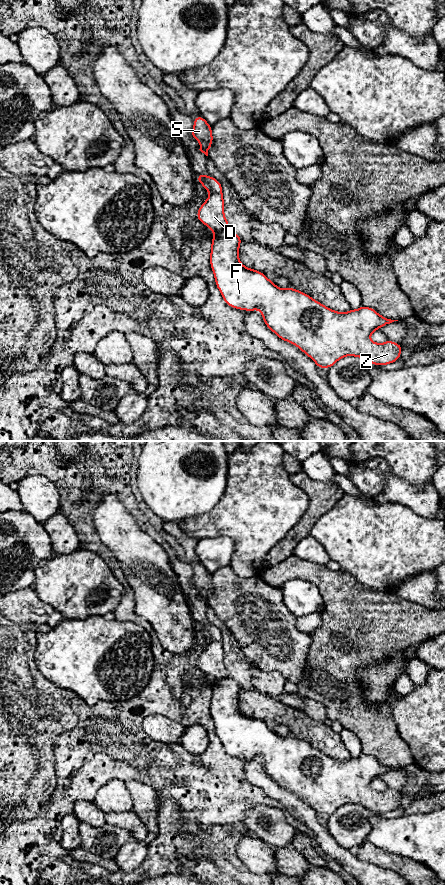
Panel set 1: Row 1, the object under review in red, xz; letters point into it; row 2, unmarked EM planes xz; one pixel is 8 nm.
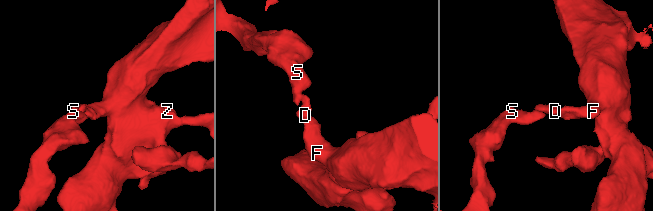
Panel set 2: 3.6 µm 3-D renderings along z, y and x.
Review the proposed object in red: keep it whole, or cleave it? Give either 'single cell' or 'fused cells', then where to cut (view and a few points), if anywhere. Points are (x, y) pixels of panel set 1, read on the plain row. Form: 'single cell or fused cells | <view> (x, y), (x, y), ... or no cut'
single cell | no cut

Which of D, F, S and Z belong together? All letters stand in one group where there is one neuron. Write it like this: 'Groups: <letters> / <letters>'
Groups: D F S Z

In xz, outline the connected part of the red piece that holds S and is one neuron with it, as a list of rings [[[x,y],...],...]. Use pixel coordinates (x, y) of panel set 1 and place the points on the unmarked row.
[[[202,564],[193,566],[193,569],[194,575],[191,580],[191,584],[200,590],[199,598],[208,604],[208,598],[213,590],[211,574]]]

